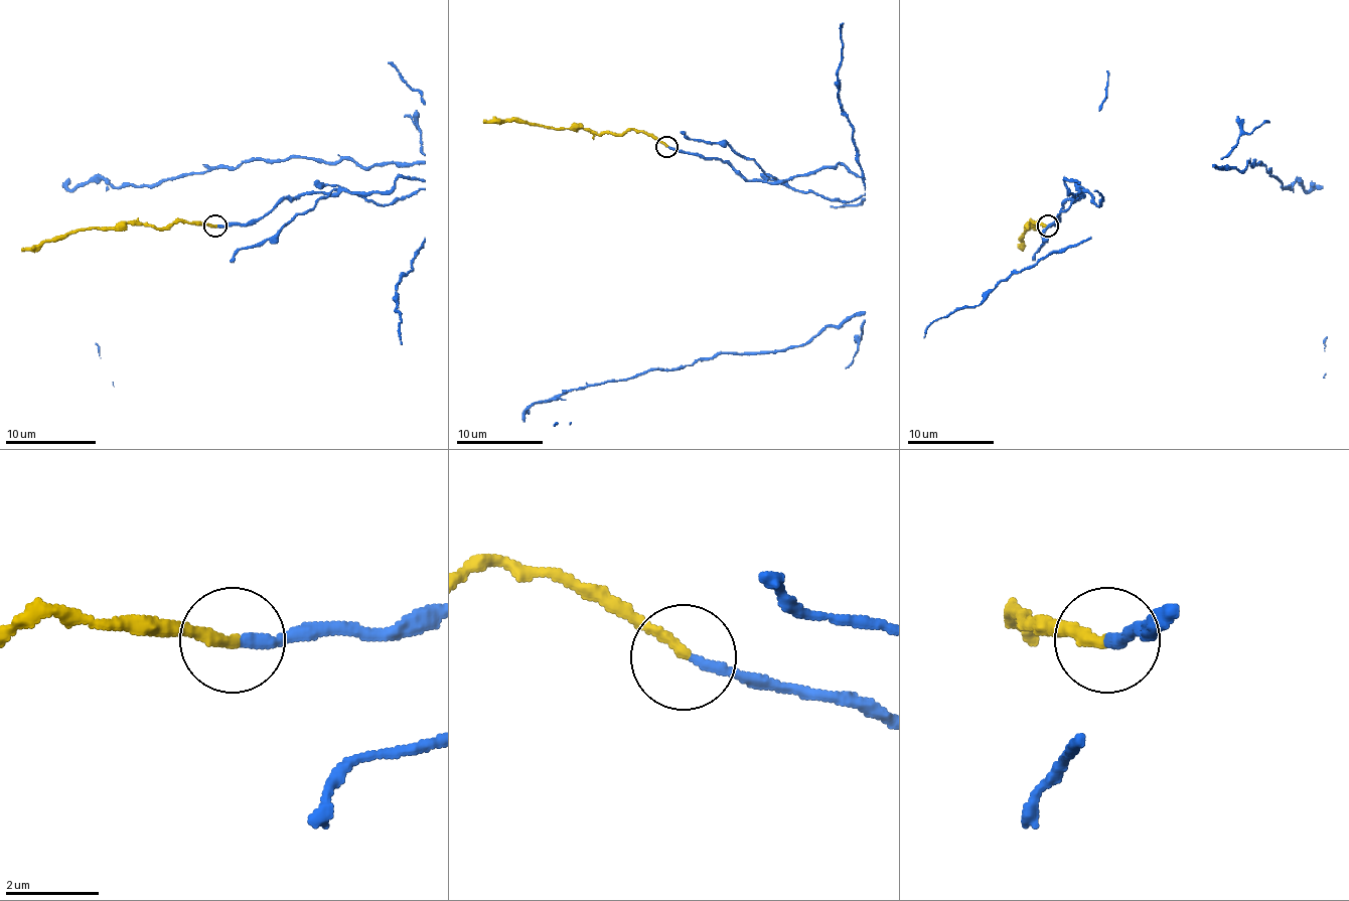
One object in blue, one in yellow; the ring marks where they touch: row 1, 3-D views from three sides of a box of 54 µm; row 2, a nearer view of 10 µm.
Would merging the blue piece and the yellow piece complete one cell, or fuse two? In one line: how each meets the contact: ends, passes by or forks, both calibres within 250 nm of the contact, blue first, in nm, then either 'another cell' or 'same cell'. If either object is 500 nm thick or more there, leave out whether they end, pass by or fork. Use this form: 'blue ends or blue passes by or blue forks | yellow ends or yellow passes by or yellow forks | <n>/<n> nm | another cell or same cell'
blue ends | yellow ends | 240/240 nm | another cell

